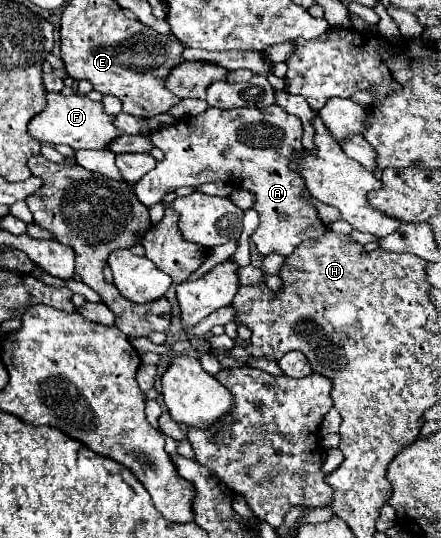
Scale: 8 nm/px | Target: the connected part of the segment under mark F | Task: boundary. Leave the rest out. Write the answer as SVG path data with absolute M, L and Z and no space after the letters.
M47 92L47 108L29 122L29 134L37 138L41 144L49 144L49 146L67 144L73 150L81 150L81 148L105 150L109 148L111 140L123 134L119 128L115 128L113 120L115 118L103 110L101 102L93 102L87 96L79 96L79 94L63 96L63 94Z

